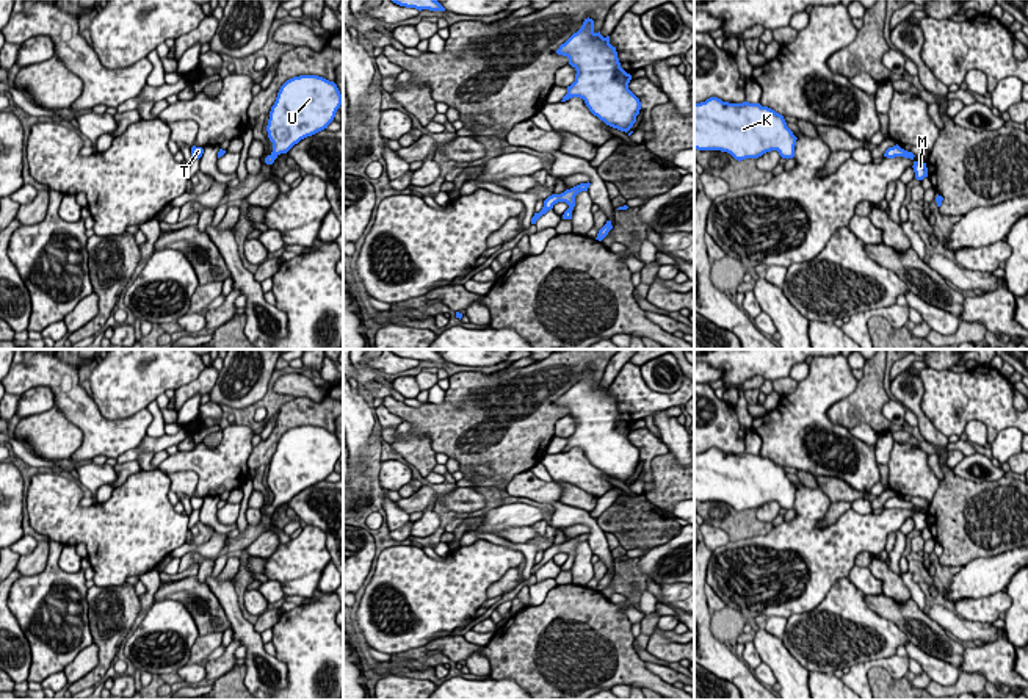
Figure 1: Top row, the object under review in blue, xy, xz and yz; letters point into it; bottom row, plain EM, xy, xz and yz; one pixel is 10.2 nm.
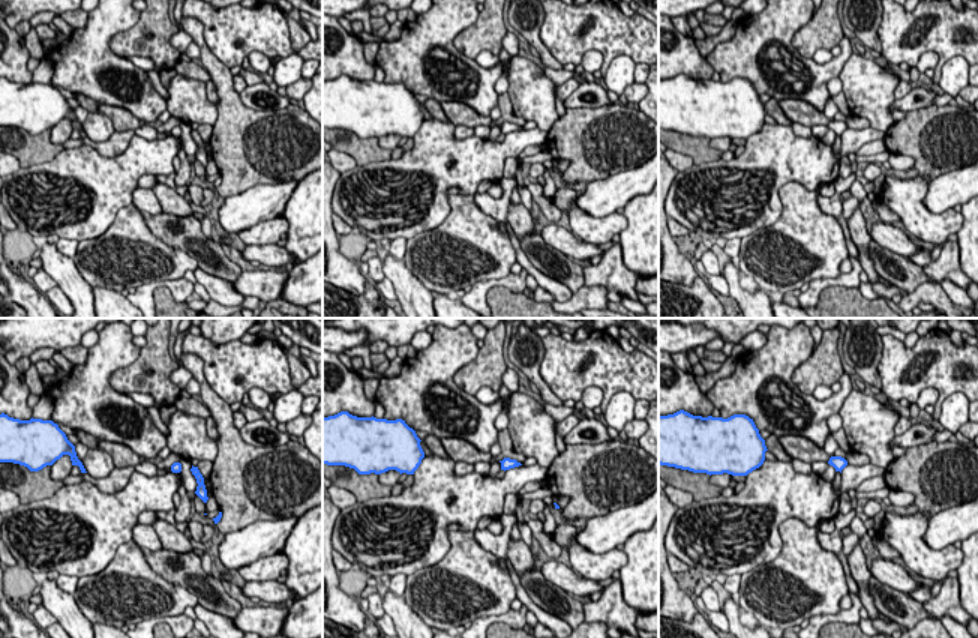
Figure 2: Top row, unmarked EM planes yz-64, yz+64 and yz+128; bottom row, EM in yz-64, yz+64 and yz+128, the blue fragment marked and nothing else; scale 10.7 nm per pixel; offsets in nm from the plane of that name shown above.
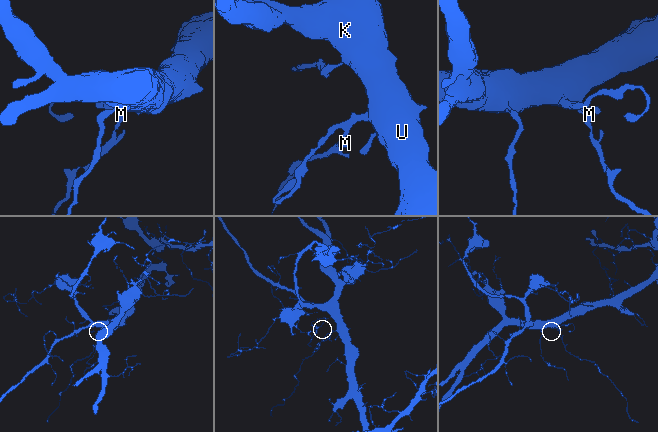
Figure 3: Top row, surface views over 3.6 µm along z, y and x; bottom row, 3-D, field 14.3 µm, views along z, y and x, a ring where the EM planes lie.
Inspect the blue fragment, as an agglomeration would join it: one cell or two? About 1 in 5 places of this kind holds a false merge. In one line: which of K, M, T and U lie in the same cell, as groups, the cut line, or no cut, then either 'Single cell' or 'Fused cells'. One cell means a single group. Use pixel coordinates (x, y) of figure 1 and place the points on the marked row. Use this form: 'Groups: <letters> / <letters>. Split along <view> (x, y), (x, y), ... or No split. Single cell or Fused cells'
Groups: K M T U. No split. Single cell

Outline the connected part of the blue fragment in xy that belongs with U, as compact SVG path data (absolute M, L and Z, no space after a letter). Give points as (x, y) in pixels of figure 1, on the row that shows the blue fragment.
M318 75L287 80L270 111L266 132L273 152L265 163L273 164L301 139L328 128L340 105L342 94L334 81Z

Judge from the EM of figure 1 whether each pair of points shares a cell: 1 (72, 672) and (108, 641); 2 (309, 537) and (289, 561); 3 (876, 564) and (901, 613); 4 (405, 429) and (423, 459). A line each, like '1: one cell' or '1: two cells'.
1: two cells
2: one cell
3: two cells
4: one cell

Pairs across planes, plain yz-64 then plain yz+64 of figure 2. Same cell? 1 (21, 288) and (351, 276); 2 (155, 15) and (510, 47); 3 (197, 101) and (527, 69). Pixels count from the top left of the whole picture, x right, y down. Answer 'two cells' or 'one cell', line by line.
1: one cell
2: two cells
3: one cell

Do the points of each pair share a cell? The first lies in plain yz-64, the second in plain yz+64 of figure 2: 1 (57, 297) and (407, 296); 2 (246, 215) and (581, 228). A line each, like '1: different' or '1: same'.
1: different
2: different

